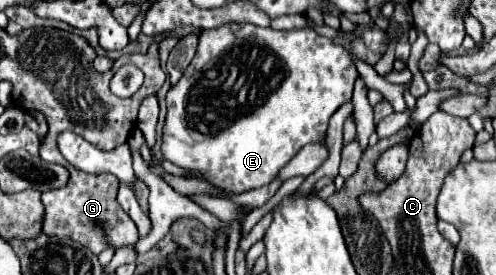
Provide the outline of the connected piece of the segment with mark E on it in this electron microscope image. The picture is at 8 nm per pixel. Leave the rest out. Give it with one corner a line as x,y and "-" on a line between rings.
228,23
224,27
212,29
212,31
200,31
198,35
198,51
192,59
192,63
188,65
188,69
184,71
182,79
178,81
176,87
172,87
168,91
166,103
168,103
168,113
166,113
166,123
162,129
162,157
182,169
186,169
186,179
200,179
210,183
212,187
220,189
226,195
238,195
238,193
246,193
258,187
268,185
278,173
280,169
304,147
310,143
318,143
320,139
326,137
326,129
328,129
328,119
332,117
332,113
344,105
346,101
352,99
352,87
354,81
358,77
356,65
352,55
340,47
334,45
332,39
318,35
314,29
292,29
292,31
274,31
270,27
256,27
256,25
236,25
236,23

